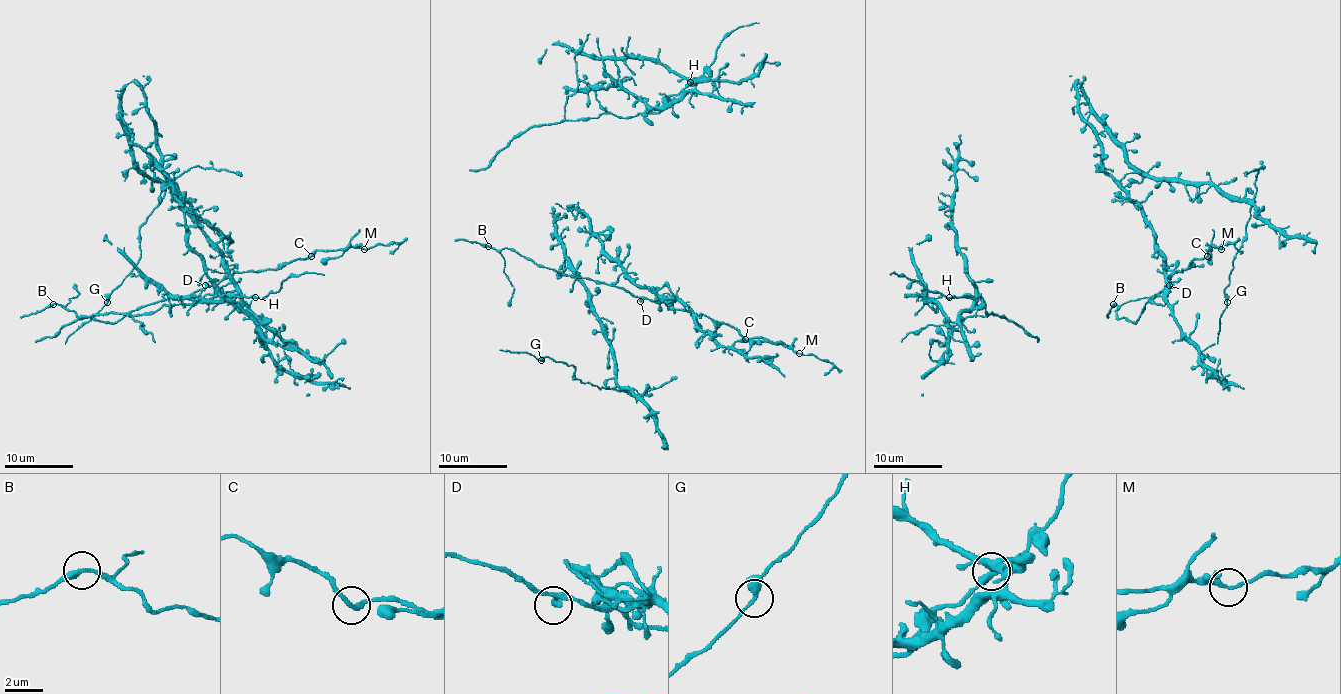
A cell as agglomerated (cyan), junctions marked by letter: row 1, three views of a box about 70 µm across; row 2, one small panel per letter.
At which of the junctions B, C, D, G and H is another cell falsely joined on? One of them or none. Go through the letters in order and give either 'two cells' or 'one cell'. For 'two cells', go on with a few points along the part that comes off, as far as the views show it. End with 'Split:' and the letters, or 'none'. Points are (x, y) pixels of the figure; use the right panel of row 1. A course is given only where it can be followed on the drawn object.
B: one cell
C: one cell
D: one cell
G: one cell
H: one cell
Split: none

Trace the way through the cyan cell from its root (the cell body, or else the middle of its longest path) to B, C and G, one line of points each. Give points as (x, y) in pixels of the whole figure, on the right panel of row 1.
B: (1163, 288), (1144, 305), (1136, 323), (1125, 317), (1119, 319), (1117, 305), (1113, 304)
C: (1163, 288), (1177, 271), (1184, 269), (1194, 259), (1207, 255)
G: (1163, 288), (1155, 231), (1103, 167), (1077, 81), (1143, 173), (1238, 198), (1255, 192), (1227, 302)

